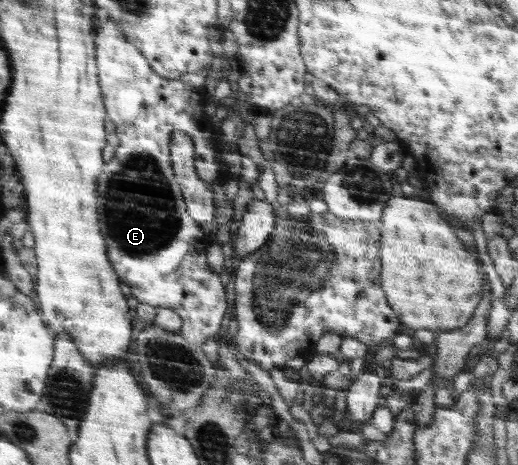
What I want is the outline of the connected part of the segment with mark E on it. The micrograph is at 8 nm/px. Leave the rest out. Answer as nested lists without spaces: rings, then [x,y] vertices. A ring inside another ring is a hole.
[[[98,18],[95,41],[99,41],[99,77],[103,77],[103,93],[107,93],[107,117],[115,124],[115,133],[121,141],[121,145],[115,148],[115,157],[105,163],[103,174],[97,181],[98,223],[100,233],[105,233],[107,257],[115,273],[128,284],[132,296],[139,303],[172,309],[182,319],[182,329],[178,334],[189,343],[207,345],[211,337],[224,333],[223,321],[227,321],[227,313],[231,313],[231,301],[227,301],[227,285],[223,285],[223,277],[209,268],[205,251],[195,251],[199,240],[204,240],[204,233],[202,225],[187,213],[179,183],[172,171],[169,145],[173,131],[181,131],[191,137],[196,156],[195,170],[209,189],[215,180],[226,183],[230,179],[226,163],[219,165],[219,157],[215,157],[216,137],[221,132],[215,128],[214,120],[206,115],[209,97],[207,77],[211,77],[211,70],[215,70],[216,66],[185,72],[175,79],[161,77],[151,69],[146,56],[123,37],[121,29],[111,19],[103,23]],[[189,257],[201,257],[203,267],[179,267],[183,261],[189,263]]]

